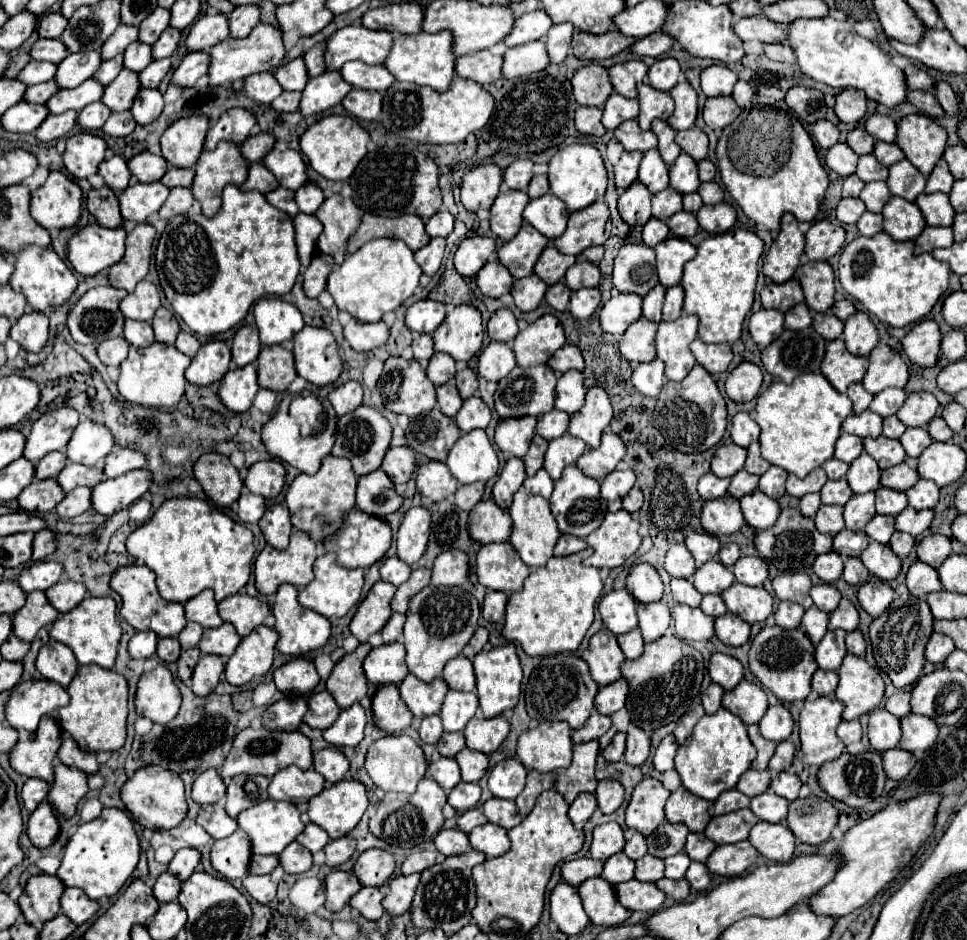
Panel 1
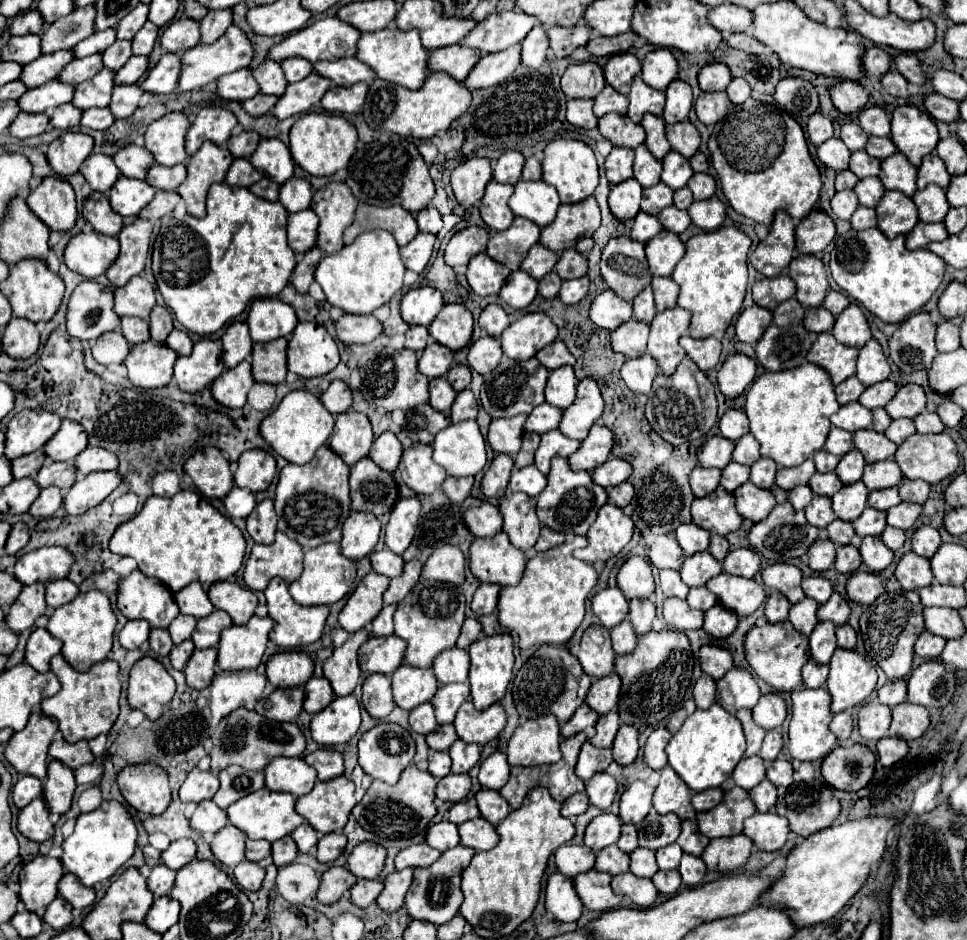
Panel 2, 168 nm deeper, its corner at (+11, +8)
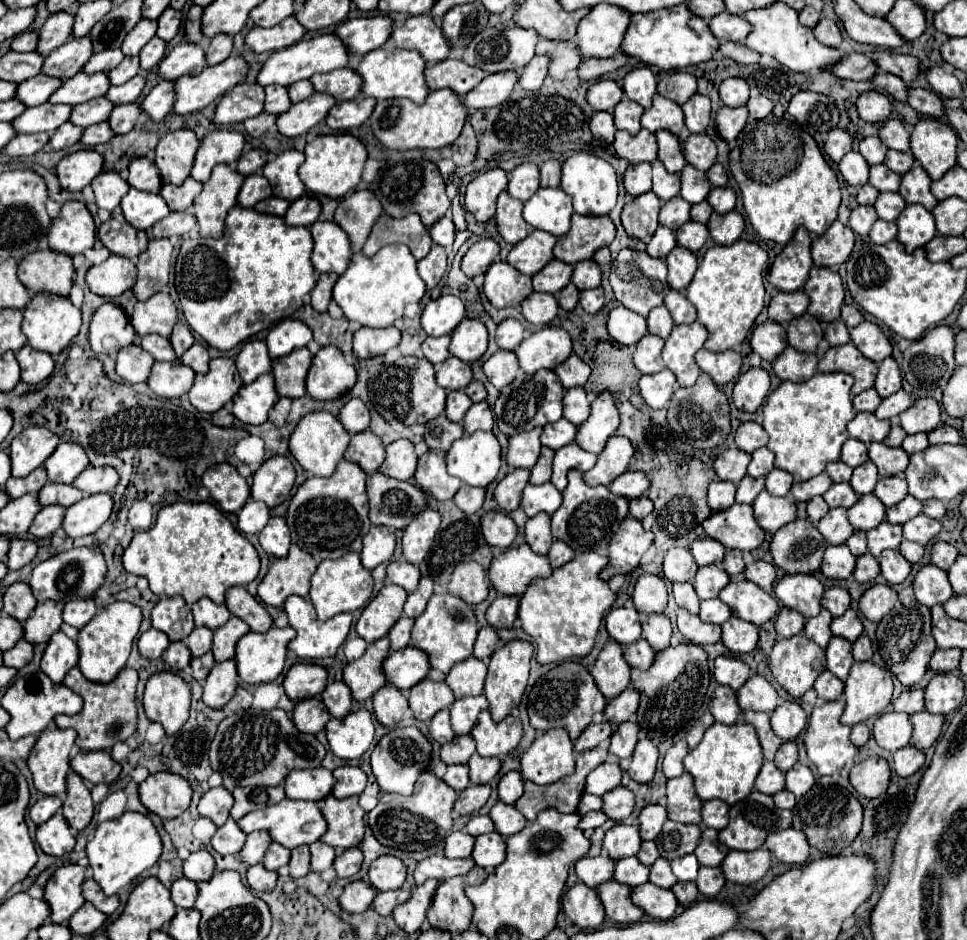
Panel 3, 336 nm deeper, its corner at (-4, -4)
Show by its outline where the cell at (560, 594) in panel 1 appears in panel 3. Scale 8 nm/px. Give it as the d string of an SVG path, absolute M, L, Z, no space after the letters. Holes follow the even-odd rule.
M583 552L563 568L557 568L549 578L533 578L527 592L521 596L519 618L523 630L537 644L537 662L553 664L565 658L583 658L595 644L597 630L603 614L615 602L609 584L599 578L601 570L609 564L597 552Z

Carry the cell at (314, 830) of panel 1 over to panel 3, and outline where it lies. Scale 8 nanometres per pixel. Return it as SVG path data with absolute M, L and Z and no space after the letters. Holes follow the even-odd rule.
M313 842L311 844L311 870L313 872L323 872L333 866L335 860L335 850L323 842Z

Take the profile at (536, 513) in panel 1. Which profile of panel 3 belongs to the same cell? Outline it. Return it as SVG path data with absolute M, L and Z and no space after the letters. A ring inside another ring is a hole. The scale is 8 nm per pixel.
M537 514L533 518L529 518L527 526L525 526L525 540L531 546L533 552L537 554L547 554L551 544L553 544L553 536L551 536L551 518L549 514Z

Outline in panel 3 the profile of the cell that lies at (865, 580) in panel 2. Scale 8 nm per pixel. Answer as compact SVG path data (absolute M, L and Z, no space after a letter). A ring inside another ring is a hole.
M887 584L871 586L859 600L859 610L871 622L879 622L883 616L891 612L897 602L897 592Z

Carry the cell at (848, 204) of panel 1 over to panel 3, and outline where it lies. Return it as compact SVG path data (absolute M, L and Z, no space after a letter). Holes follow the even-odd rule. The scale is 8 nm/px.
M857 206L853 212L851 212L851 218L849 218L849 226L859 234L859 236L867 236L871 226L875 224L877 220L877 212L873 206Z

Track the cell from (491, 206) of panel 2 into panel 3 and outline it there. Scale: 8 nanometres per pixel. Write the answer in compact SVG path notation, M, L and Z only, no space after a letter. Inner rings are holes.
M501 192L497 198L497 230L501 238L509 244L521 242L529 234L529 226L521 216L523 202L511 198L507 192Z

